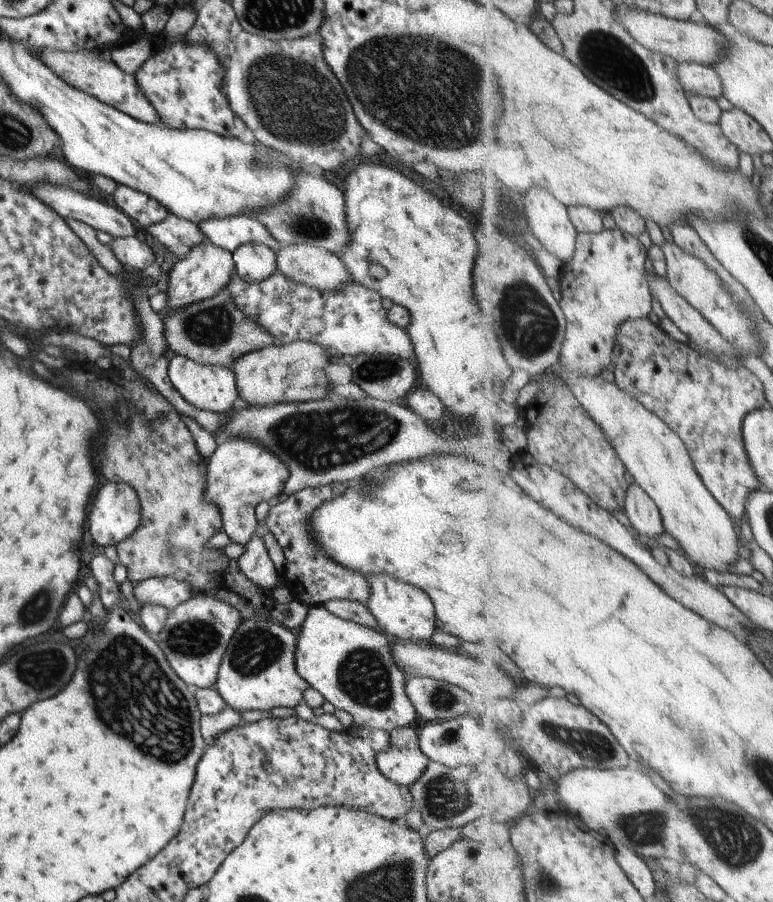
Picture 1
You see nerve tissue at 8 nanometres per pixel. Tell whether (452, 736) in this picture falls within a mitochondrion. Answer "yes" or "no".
yes

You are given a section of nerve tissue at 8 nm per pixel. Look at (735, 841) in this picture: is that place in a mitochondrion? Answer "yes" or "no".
yes

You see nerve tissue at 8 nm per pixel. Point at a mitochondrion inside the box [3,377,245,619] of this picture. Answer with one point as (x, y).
(172, 554)

